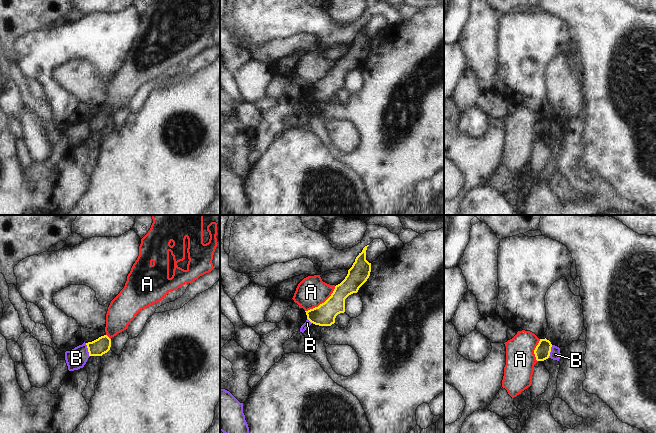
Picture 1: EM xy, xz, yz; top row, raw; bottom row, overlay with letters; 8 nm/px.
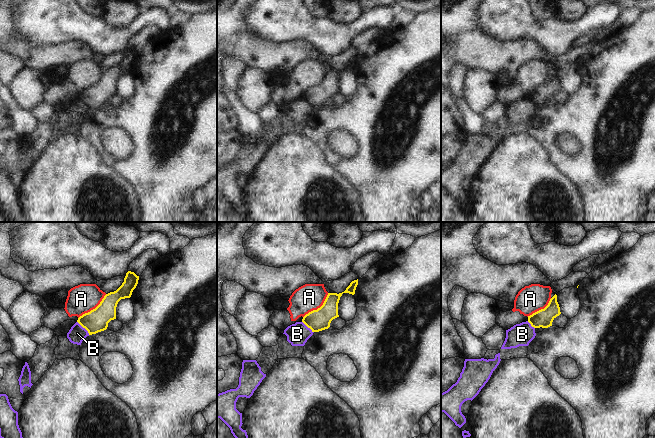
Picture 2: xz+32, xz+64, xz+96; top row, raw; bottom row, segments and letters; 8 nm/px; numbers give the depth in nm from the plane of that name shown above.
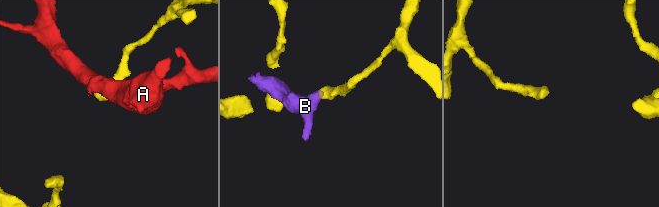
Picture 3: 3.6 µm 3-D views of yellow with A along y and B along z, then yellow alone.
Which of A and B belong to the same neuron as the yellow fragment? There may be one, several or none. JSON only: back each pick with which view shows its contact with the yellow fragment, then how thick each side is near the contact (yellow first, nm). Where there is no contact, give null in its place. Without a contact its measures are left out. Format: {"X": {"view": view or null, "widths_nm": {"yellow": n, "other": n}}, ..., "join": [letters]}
{"join": []}

